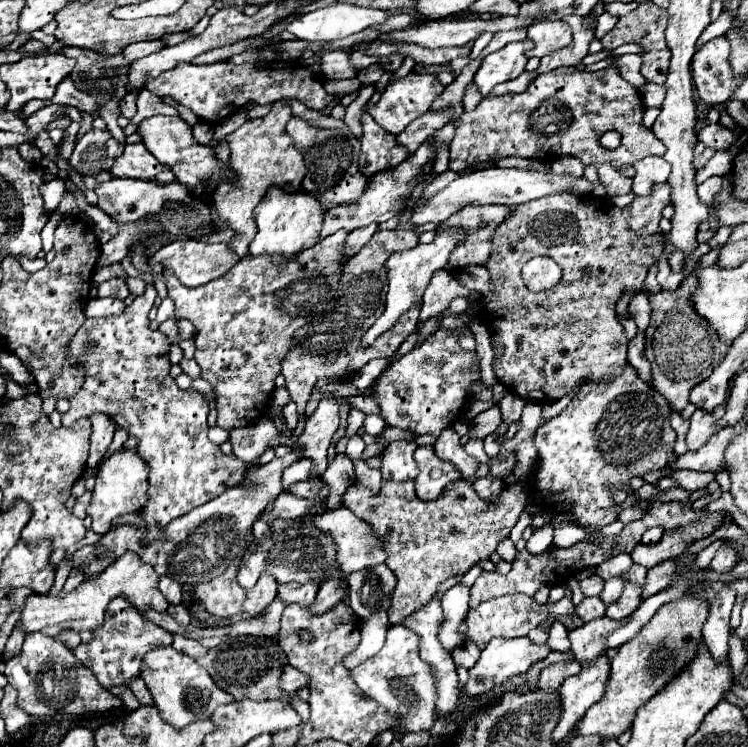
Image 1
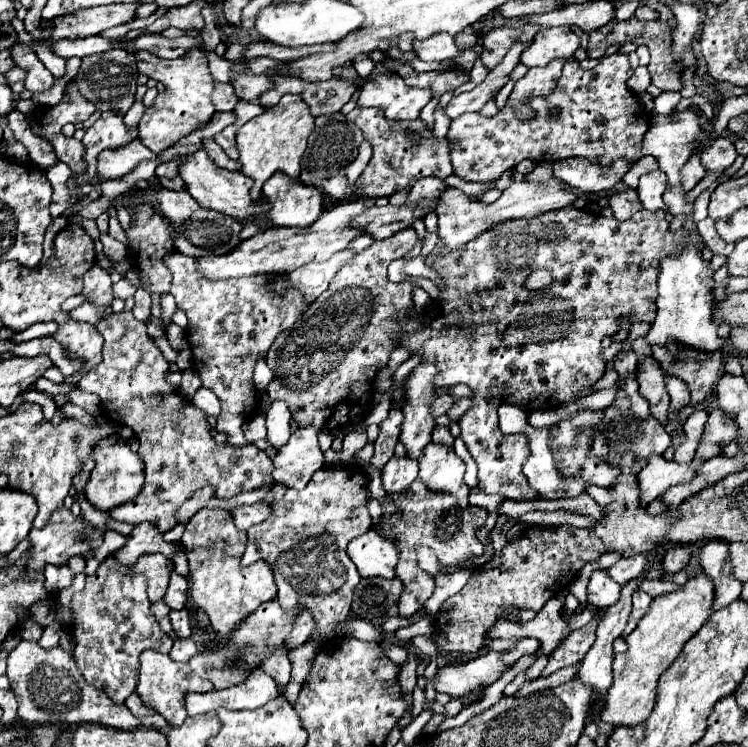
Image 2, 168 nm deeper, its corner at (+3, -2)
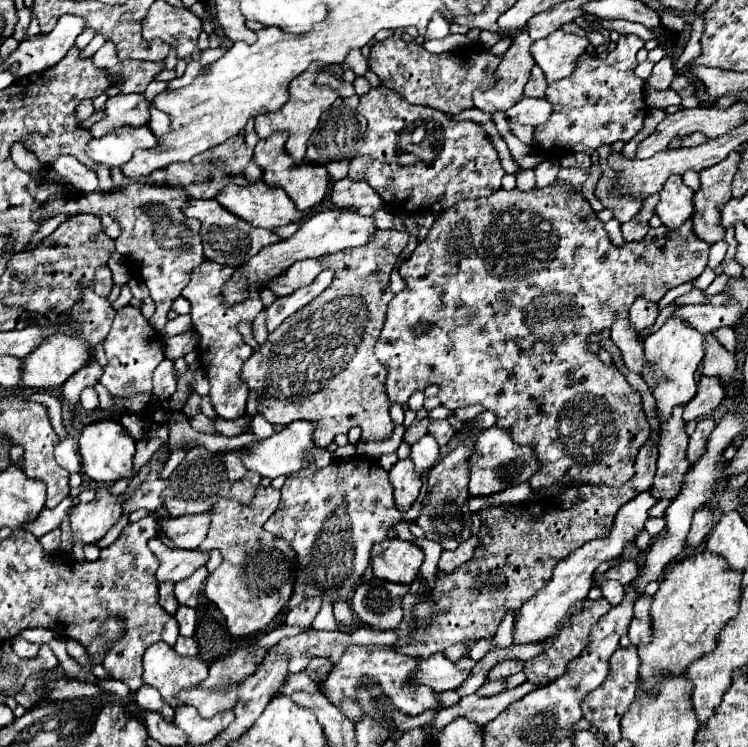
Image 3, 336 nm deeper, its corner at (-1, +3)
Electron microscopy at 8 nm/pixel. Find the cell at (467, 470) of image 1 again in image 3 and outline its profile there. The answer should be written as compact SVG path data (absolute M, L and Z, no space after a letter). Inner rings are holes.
M444 419L444 421L432 421L430 427L428 427L428 433L434 435L434 439L436 439L440 445L446 445L456 431L454 431L454 427Z

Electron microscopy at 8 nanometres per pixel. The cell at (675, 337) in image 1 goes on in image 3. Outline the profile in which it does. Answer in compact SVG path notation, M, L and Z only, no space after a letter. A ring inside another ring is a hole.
M702 377L702 383L698 385L698 391L692 401L684 405L684 421L698 419L702 415L710 415L722 401L724 387L718 377Z

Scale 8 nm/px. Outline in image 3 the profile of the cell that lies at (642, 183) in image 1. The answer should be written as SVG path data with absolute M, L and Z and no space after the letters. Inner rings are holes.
M680 175L668 177L660 191L660 203L656 205L656 215L666 227L680 227L686 219L692 217L694 191L684 185Z

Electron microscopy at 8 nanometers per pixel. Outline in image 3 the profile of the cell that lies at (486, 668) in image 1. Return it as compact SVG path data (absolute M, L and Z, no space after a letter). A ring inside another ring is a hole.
M442 653L432 655L430 659L418 661L418 679L416 683L428 685L434 691L448 691L460 687L472 671L458 671L452 661L448 661Z

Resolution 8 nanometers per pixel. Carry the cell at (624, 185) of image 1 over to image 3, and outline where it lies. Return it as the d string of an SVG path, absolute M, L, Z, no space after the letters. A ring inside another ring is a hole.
M636 215L634 219L622 223L622 233L624 233L624 241L632 241L632 239L642 239L642 235L646 235L648 231L648 221L652 215Z

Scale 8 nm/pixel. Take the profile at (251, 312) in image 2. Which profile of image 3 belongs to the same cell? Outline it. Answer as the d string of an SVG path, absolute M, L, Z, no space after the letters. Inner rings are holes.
M204 261L202 265L194 267L190 273L190 283L182 289L182 297L186 297L192 305L190 317L194 323L196 333L200 335L198 343L198 363L204 371L204 375L210 381L210 399L216 409L216 413L222 419L234 421L244 417L246 413L246 399L248 399L248 385L242 379L242 365L252 355L252 347L242 339L242 333L238 331L238 323L244 319L256 319L260 311L264 311L264 303L260 299L258 287L248 287L248 297L236 305L226 305L222 287L230 281L230 277L236 273L236 267L230 265L218 265L214 261Z

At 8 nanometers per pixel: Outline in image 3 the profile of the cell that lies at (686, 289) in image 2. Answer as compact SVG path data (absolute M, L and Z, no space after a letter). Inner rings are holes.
M676 311L656 333L644 339L644 355L650 363L650 369L646 369L644 373L644 379L652 389L660 417L668 417L674 405L684 405L696 395L694 371L704 357L704 343L706 335L692 329L684 319L676 315Z

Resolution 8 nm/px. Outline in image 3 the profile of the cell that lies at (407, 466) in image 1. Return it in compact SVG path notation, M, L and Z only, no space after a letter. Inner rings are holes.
M400 459L390 469L390 483L394 487L394 503L400 511L408 511L410 505L416 501L422 481L420 473L416 471L412 459Z

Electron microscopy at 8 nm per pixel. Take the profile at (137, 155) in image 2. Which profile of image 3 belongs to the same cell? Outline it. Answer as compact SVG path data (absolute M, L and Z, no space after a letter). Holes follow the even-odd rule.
M138 127L134 131L118 131L118 135L104 135L102 139L92 139L88 145L88 155L100 165L106 167L122 167L126 165L134 151L152 149L156 145L156 137L150 127Z

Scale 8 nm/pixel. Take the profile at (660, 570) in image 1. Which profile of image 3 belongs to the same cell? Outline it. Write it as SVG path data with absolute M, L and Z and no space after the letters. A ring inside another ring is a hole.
M710 505L702 507L702 511L696 511L694 523L692 523L688 539L686 539L686 547L696 549L702 543L702 539L712 531L712 523L714 523L714 513L712 513Z

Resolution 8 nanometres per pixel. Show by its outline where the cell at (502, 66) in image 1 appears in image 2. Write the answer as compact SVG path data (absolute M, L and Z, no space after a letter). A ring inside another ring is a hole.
M526 24L526 28L506 28L506 26L500 26L500 28L494 28L490 32L484 34L482 38L482 62L488 70L492 70L496 64L502 62L502 58L506 56L506 52L510 50L510 46L516 42L516 40L532 40L538 32L538 24Z

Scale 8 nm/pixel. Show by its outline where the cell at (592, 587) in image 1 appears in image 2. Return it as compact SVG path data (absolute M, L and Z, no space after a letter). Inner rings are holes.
M604 570L594 572L590 578L590 584L588 584L588 604L596 606L596 608L608 608L618 602L620 588L622 586L616 584L614 580L610 580Z

